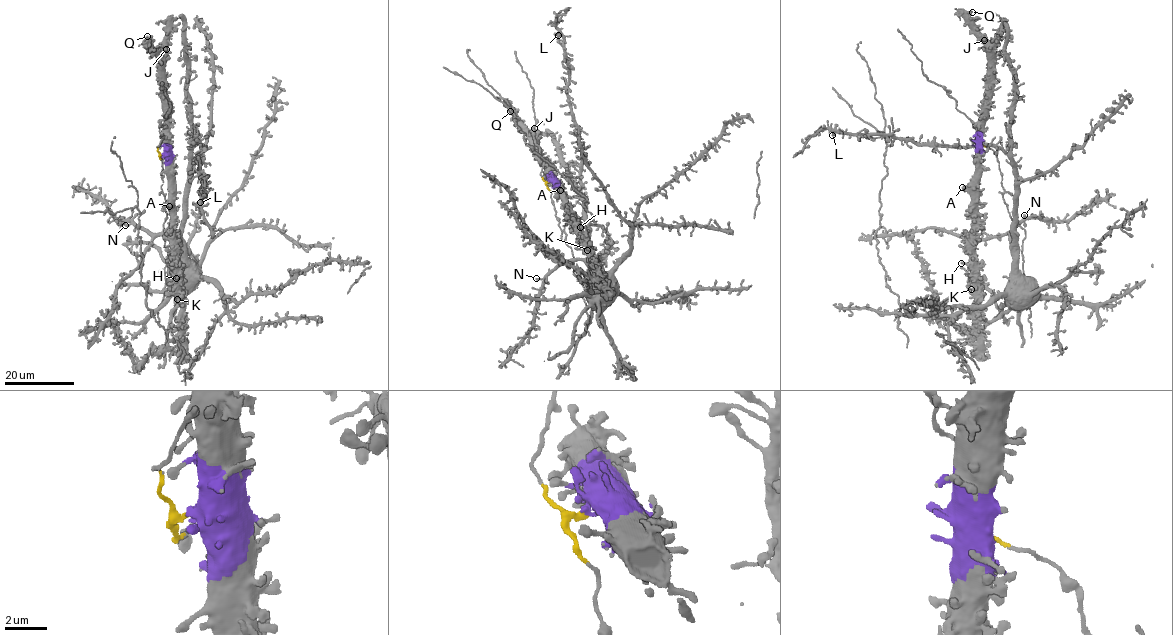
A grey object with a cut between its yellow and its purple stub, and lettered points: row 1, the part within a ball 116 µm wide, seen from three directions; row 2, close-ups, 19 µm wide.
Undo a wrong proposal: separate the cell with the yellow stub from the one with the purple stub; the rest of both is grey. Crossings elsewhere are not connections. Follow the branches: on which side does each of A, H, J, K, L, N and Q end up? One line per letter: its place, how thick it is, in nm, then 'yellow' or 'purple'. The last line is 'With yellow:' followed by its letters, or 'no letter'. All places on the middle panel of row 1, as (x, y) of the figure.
A: at (560, 190); 360 nm thick; purple
H: at (580, 227); 420 nm thick; purple
J: at (534, 128); 440 nm thick; purple
K: at (587, 250); 440 nm thick; purple
L: at (558, 35); 480 nm thick; yellow
N: at (536, 278); 360 nm thick; yellow
Q: at (510, 111); 320 nm thick; purple
With yellow: L, N

